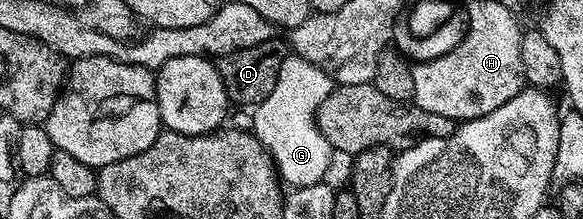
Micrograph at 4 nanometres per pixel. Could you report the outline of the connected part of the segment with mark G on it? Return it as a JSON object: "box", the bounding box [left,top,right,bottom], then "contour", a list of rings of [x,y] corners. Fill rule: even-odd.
{"box":[252,54,335,188],"contour":[[[294,54],[286,55],[273,90],[252,109],[253,133],[269,150],[281,180],[293,188],[311,186],[322,181],[331,164],[332,146],[310,115],[335,88],[328,76],[320,66]]]}

